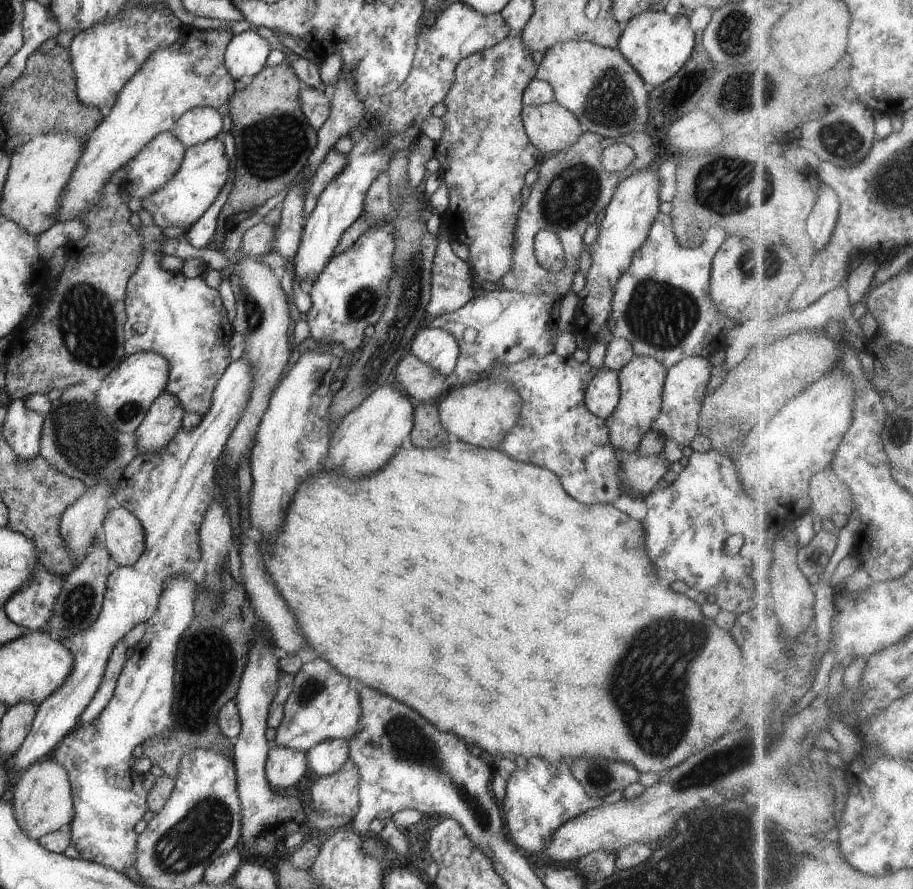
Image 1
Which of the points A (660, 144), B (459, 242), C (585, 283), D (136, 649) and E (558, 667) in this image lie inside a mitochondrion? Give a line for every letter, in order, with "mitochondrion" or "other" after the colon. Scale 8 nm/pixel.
A: other
B: other
C: other
D: other
E: other

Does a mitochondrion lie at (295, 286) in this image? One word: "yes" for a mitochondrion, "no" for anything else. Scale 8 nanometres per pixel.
no

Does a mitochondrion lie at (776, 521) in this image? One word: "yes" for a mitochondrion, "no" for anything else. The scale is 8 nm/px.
no

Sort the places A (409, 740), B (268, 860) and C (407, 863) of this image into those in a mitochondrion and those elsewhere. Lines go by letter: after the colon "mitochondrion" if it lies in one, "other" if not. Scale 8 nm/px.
A: mitochondrion
B: other
C: other

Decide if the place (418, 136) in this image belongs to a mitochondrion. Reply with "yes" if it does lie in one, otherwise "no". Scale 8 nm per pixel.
no

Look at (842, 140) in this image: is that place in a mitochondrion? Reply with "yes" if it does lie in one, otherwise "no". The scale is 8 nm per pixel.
yes

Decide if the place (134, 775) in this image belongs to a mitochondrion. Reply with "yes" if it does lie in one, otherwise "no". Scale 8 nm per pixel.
no

